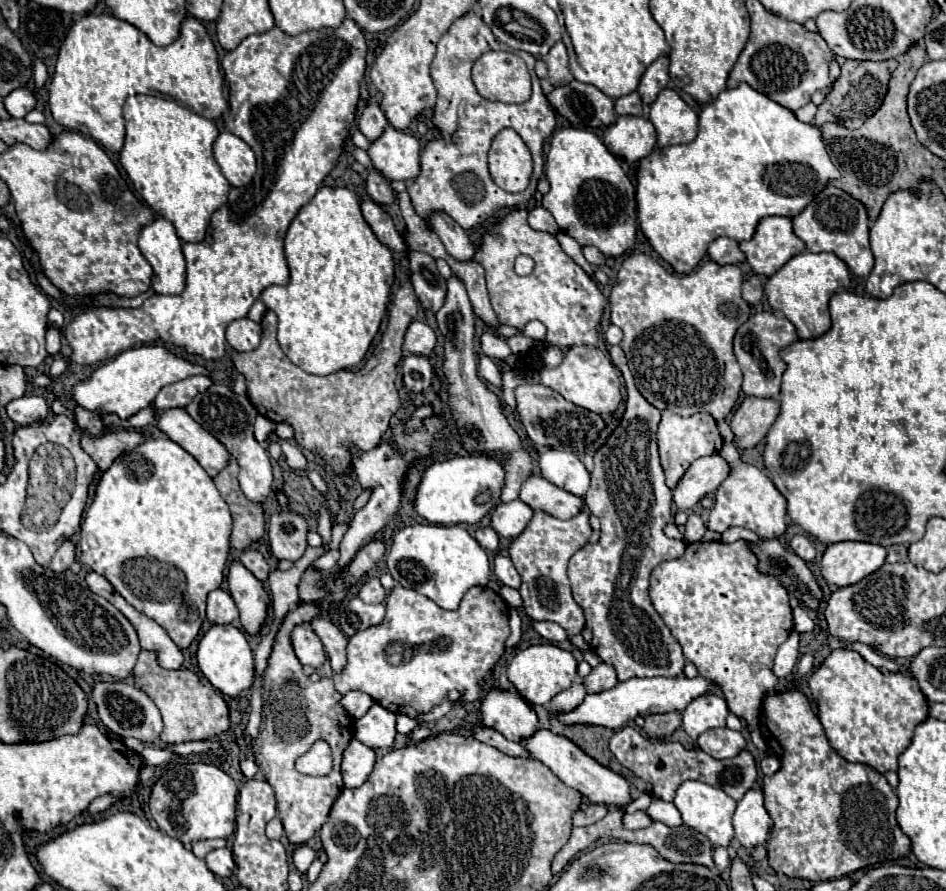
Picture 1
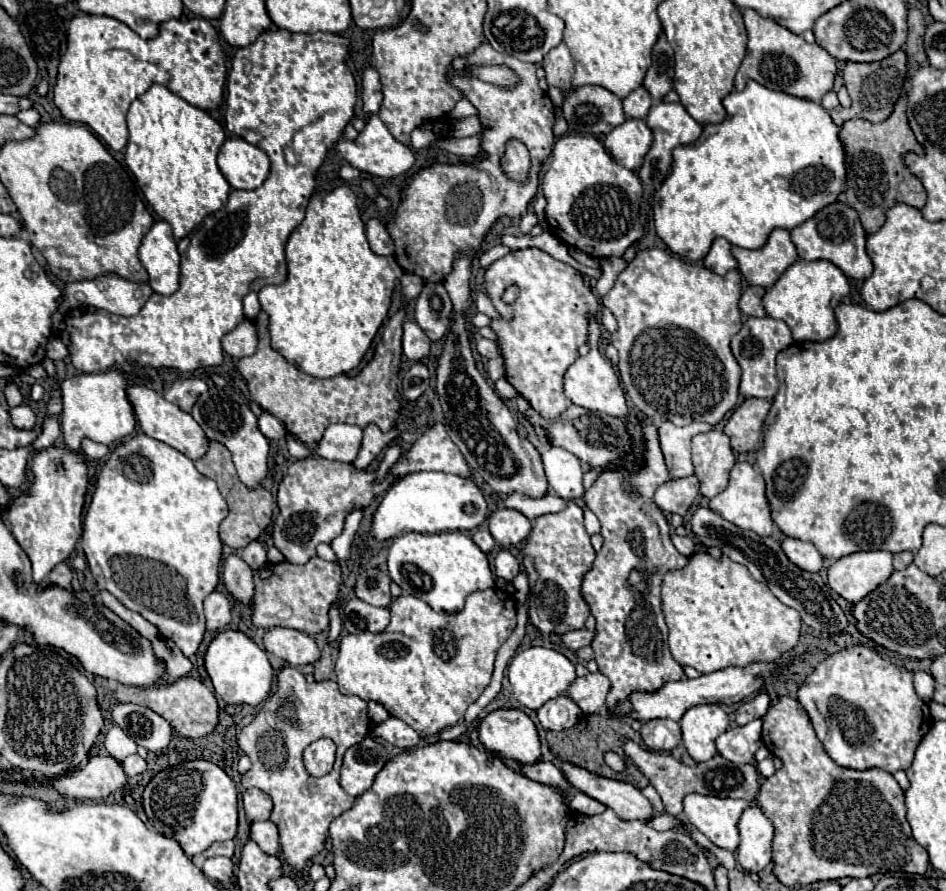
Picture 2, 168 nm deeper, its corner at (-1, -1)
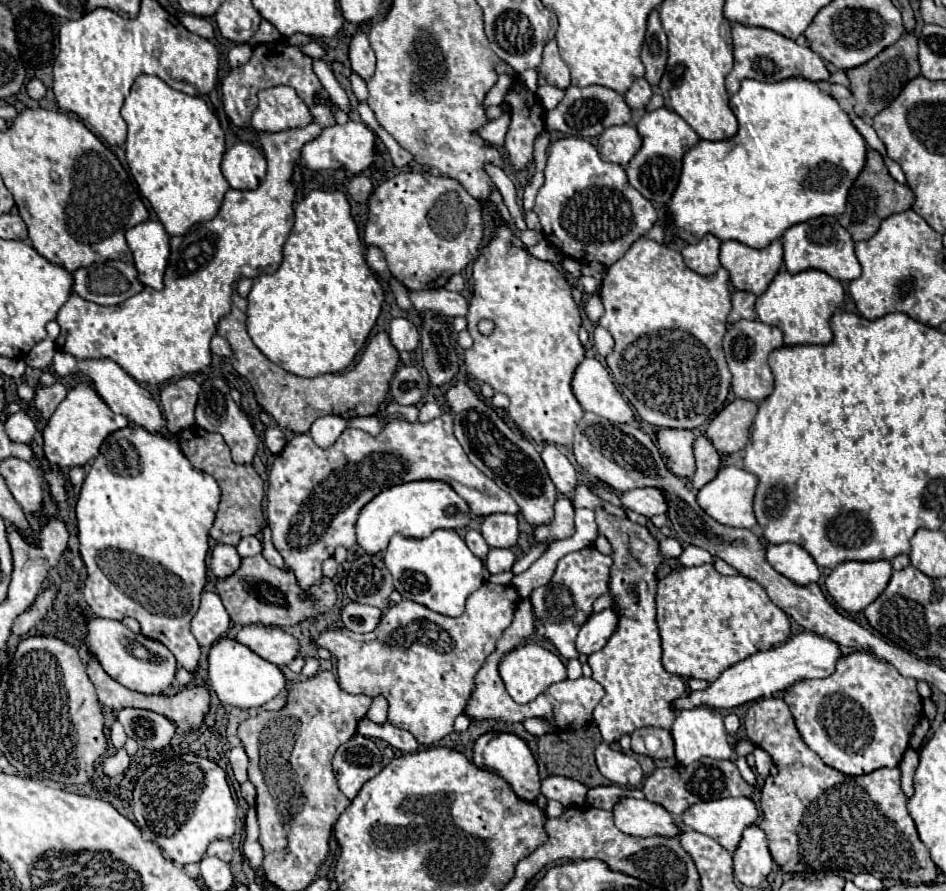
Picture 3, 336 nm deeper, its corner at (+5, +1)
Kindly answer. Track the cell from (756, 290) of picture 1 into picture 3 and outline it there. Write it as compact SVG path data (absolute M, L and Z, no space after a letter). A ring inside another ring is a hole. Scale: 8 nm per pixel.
M735 291L731 295L731 301L733 301L733 309L727 317L729 323L735 323L739 319L755 319L755 295L753 293L747 293L747 291Z

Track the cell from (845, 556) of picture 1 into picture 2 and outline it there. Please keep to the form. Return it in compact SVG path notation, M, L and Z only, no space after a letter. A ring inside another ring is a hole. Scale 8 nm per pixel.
M857 551L845 555L827 569L829 587L851 603L861 601L893 573L891 557L889 551Z

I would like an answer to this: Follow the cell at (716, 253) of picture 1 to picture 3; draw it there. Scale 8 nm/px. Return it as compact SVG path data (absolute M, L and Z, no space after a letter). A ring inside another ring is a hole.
M705 235L699 243L683 247L681 255L689 269L693 269L699 275L713 275L719 265L719 245L721 241L713 235Z

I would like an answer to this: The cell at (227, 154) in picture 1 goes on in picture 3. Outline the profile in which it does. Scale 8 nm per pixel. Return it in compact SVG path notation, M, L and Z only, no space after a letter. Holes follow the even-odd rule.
M237 143L225 151L221 169L233 189L247 191L255 189L265 179L267 163L257 147L249 143Z

